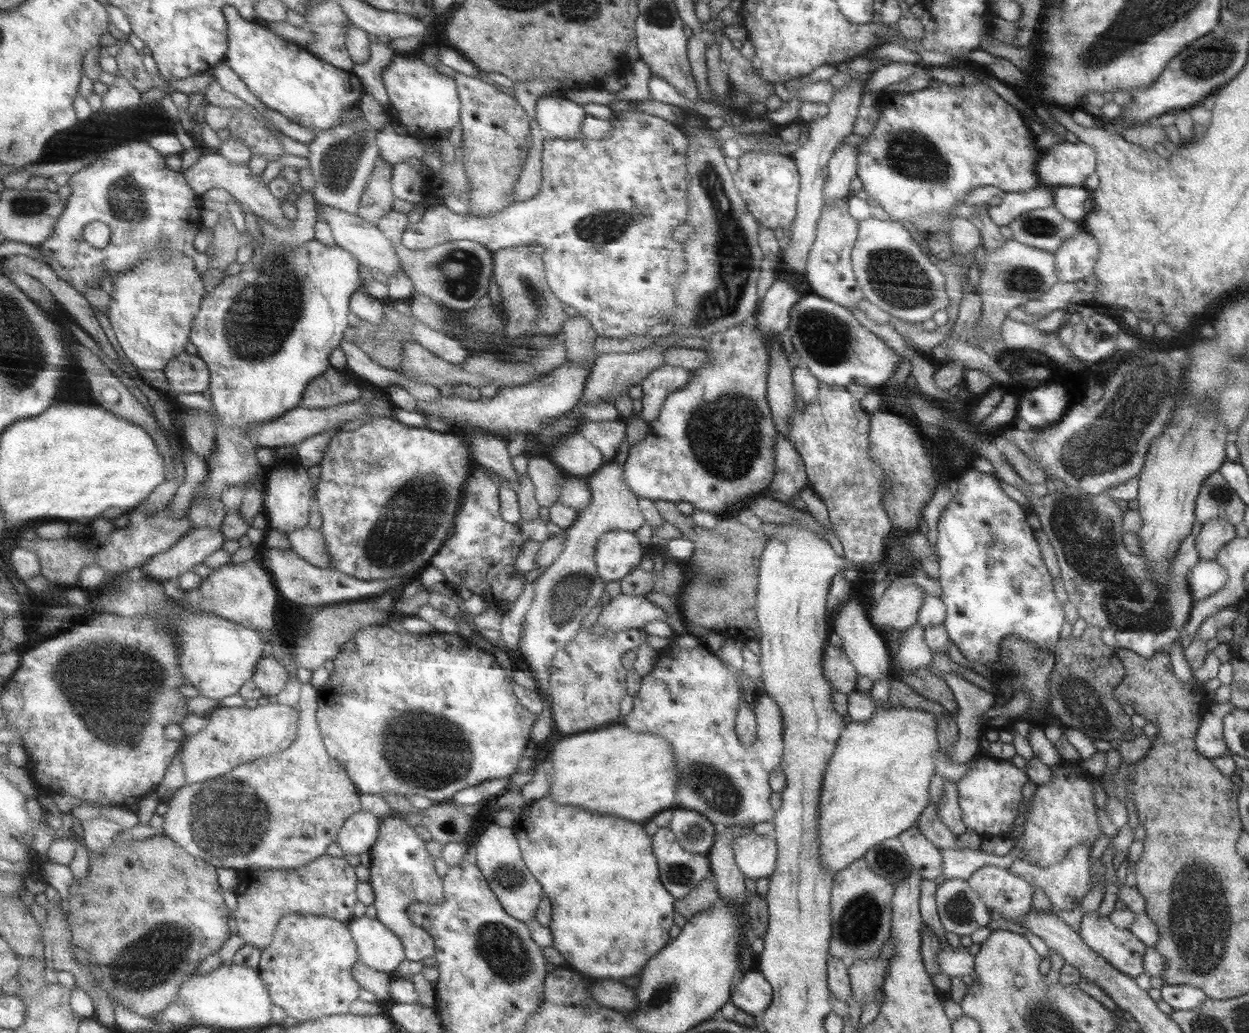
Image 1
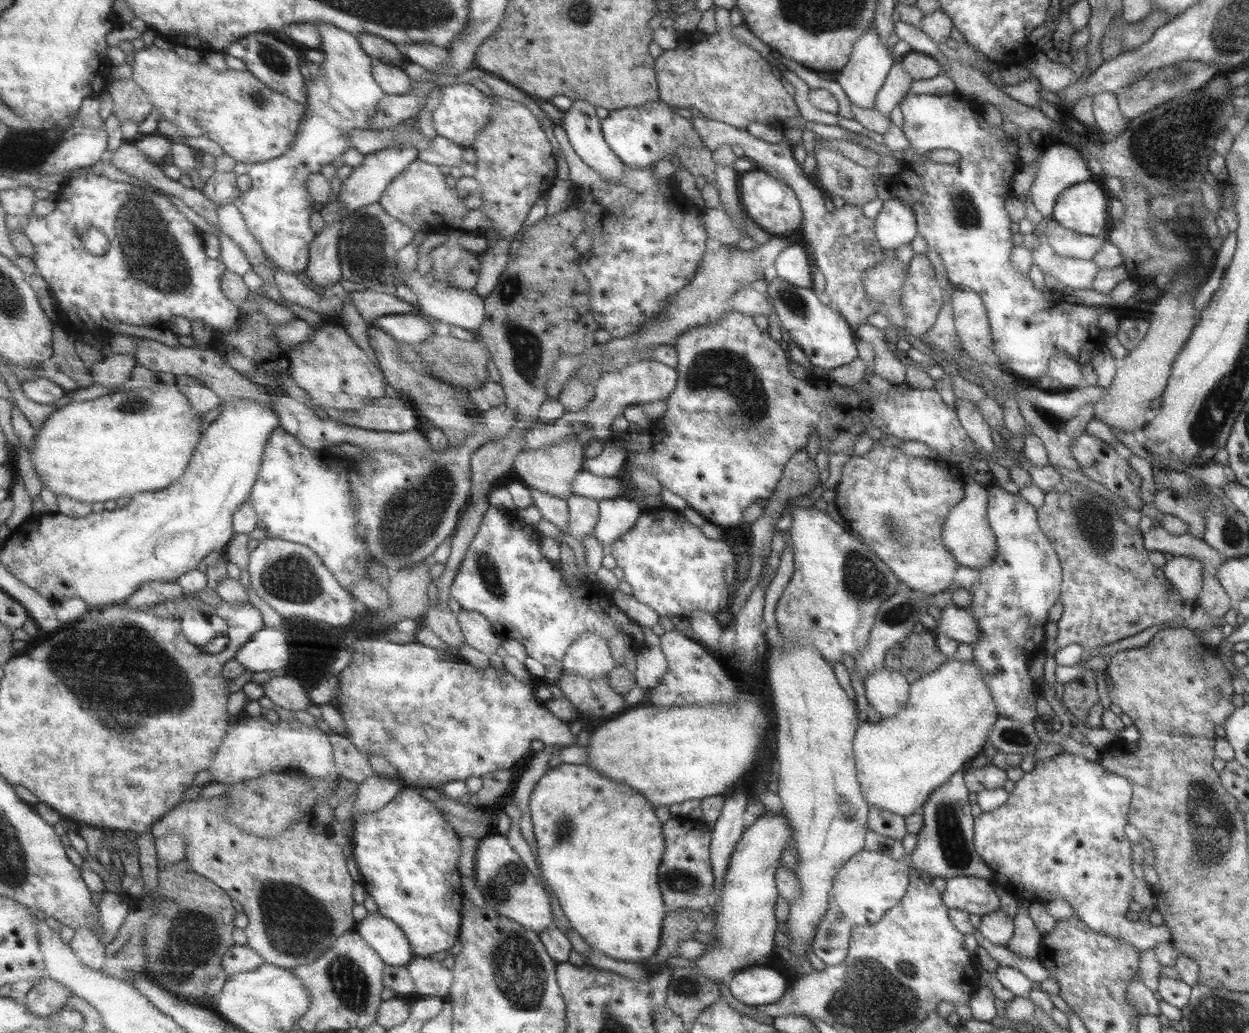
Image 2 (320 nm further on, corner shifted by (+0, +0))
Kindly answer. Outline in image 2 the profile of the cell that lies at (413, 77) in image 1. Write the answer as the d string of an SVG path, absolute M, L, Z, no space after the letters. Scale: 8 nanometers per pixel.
M458 83L444 87L442 104L435 114L436 128L440 135L447 136L460 146L470 147L478 133L490 122L493 115L493 100L470 83Z

